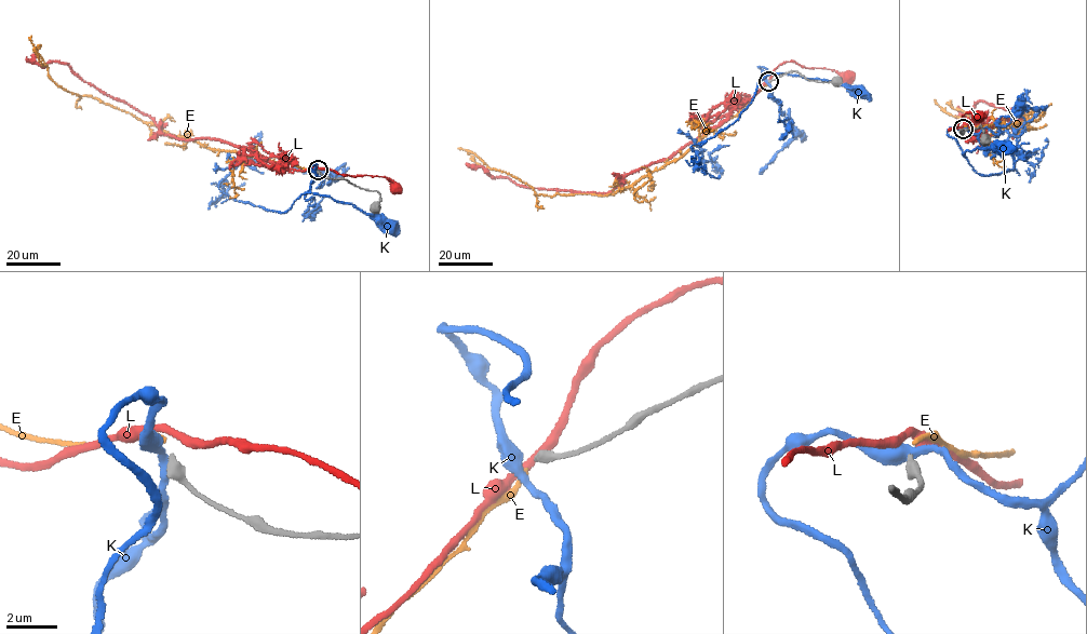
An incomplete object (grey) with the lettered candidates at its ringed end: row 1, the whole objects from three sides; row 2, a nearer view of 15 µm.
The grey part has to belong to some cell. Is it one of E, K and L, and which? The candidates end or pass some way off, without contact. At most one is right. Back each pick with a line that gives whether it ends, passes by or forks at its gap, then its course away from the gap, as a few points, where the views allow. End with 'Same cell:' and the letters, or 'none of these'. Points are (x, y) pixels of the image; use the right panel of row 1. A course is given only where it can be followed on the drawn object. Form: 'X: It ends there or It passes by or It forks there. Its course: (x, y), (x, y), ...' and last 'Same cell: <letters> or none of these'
E: It ends there. Its course: (963, 127), (1014, 126), (1028, 117), (1009, 116), (981, 126), (965, 115), (956, 117), (945, 111), (935, 99)
Same cell: E

